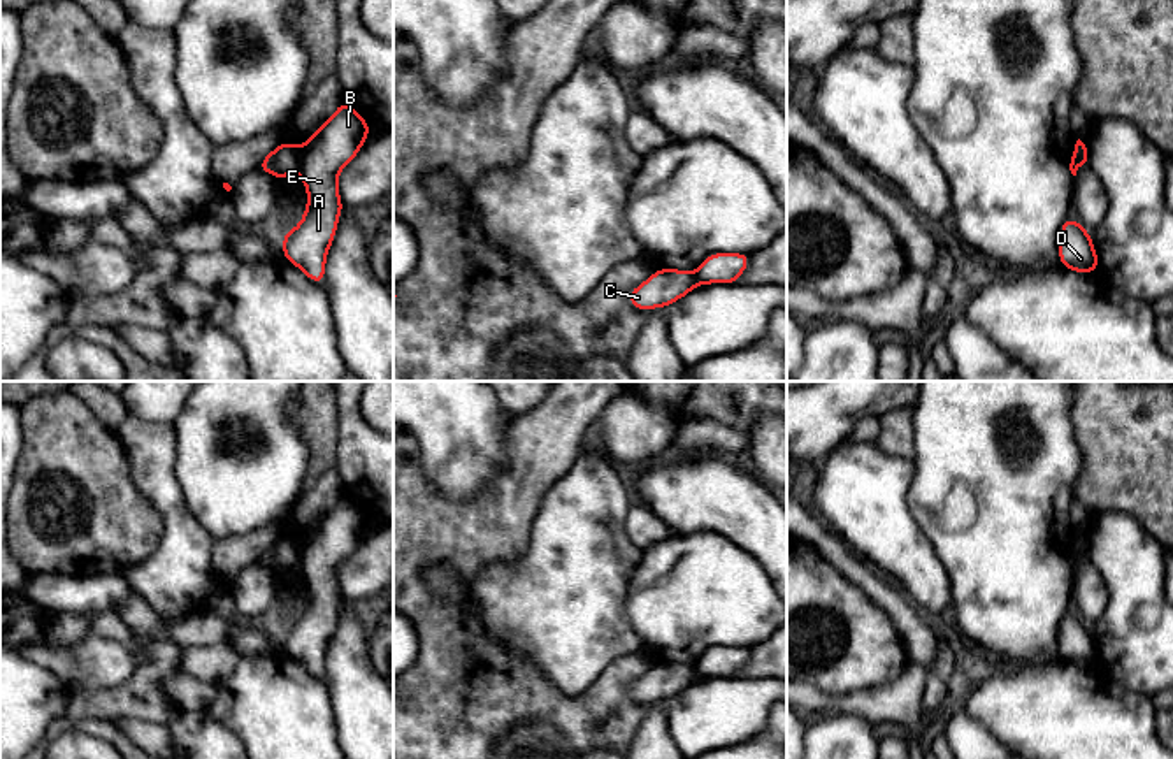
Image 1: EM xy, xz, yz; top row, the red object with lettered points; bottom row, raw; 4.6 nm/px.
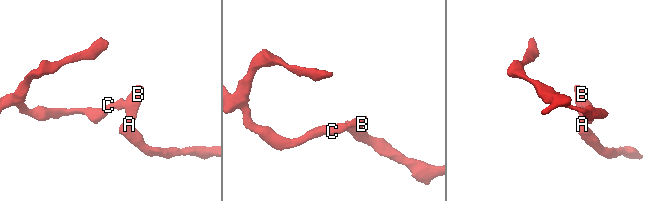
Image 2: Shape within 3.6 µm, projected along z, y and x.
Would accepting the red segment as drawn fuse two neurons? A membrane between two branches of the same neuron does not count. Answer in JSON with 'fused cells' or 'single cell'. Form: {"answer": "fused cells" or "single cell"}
{"answer": "fused cells"}

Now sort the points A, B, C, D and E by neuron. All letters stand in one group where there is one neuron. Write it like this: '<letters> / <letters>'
A B D E / C

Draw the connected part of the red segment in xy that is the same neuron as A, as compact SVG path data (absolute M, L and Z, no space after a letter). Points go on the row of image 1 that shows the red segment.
M346 100L302 146L300 176L307 206L300 223L283 234L284 260L323 285L327 253L344 209L337 177L358 155L371 125Z

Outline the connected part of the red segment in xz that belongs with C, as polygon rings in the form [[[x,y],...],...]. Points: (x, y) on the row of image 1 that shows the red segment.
[[[657,269],[644,283],[629,292],[629,302],[636,309],[650,311],[667,307],[695,290],[697,279],[681,269]]]

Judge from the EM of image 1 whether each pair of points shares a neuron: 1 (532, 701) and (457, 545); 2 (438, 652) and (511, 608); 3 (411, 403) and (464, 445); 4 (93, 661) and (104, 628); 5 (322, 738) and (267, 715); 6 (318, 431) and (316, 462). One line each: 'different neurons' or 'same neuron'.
1: same neuron
2: different neurons
3: same neuron
4: different neurons
5: same neuron
6: same neuron

